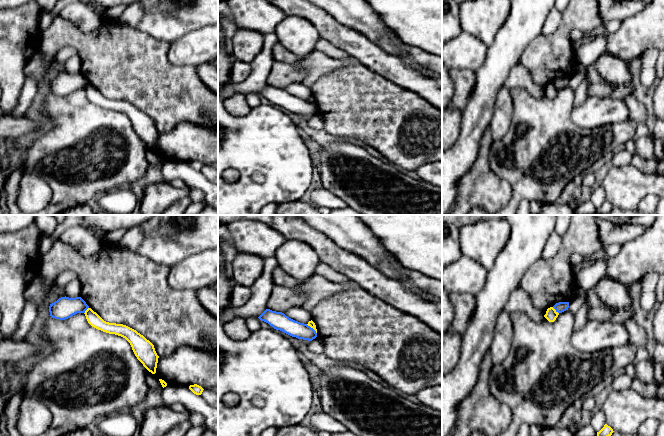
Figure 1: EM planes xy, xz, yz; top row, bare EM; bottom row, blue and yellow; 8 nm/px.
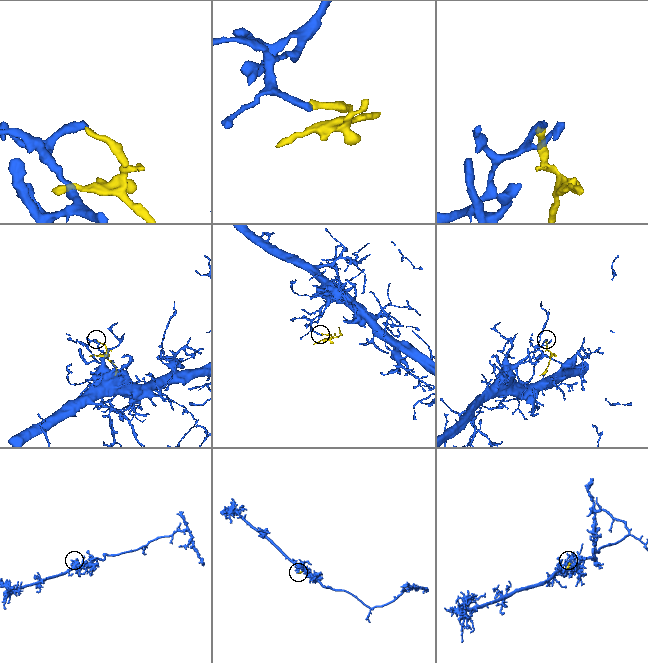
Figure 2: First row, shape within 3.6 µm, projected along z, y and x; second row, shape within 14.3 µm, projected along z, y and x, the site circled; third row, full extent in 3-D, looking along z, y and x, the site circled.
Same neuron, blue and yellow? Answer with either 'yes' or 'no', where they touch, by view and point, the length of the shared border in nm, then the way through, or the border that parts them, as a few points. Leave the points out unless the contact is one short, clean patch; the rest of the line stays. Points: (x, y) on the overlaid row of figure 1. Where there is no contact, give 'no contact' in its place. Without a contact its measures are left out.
no; contact yz (555, 309); length 80 nm; border yz (552, 307), (558, 313)

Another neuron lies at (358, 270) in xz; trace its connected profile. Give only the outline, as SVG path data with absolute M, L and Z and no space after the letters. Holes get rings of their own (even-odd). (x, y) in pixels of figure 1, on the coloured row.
M218 215L220 224L227 225L237 220L266 223L282 233L287 240L296 239L310 245L320 262L346 275L360 288L394 308L418 318L442 336L442 310L433 302L419 297L399 281L387 277L362 257L337 246L298 215Z

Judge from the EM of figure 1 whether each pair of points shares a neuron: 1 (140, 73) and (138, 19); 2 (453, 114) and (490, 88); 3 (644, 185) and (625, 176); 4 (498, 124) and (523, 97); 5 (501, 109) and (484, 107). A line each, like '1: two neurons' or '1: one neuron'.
1: two neurons
2: two neurons
3: one neuron
4: two neurons
5: two neurons

